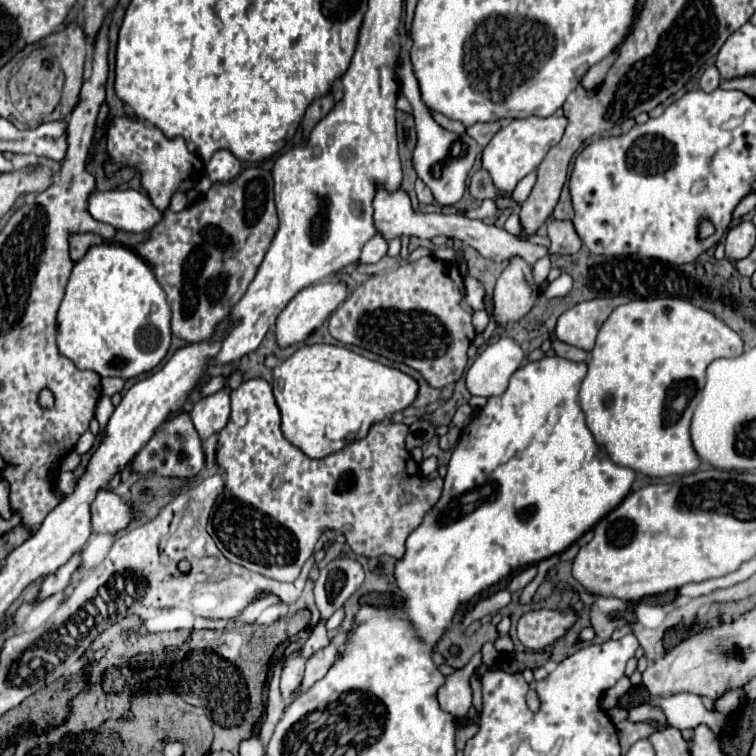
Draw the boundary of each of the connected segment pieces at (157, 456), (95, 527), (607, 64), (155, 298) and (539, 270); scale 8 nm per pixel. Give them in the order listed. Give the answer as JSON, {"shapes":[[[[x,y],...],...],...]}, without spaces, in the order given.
{"shapes":[[[[180,413],[174,419],[166,421],[154,437],[144,445],[144,449],[136,455],[132,463],[132,471],[138,471],[142,475],[146,473],[158,473],[162,477],[192,477],[204,467],[204,451],[202,441],[192,425],[192,419],[188,413]]],[[[102,487],[96,493],[96,499],[90,505],[92,531],[96,533],[118,533],[134,519],[132,509],[108,487]]],[[[614,51],[612,55],[608,55],[606,59],[602,59],[600,63],[596,63],[594,67],[590,67],[590,71],[584,75],[584,79],[582,79],[582,87],[588,91],[588,89],[594,89],[594,87],[598,87],[602,81],[604,81],[604,77],[606,77],[606,73],[608,73],[608,69],[612,67],[612,63],[616,61],[616,57],[618,57],[618,53]]],[[[118,243],[92,245],[86,255],[74,263],[66,295],[58,309],[58,349],[74,361],[78,369],[96,371],[100,377],[132,379],[152,371],[170,347],[170,307],[166,293],[156,281],[150,265],[130,247]]],[[[543,257],[539,259],[533,266],[532,272],[534,275],[534,280],[538,285],[541,285],[547,280],[549,272],[551,270],[551,261],[549,257]]]]}

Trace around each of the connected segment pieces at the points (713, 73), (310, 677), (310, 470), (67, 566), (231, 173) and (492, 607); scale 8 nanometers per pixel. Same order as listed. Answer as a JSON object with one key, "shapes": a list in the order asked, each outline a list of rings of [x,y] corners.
{"shapes":[[[[710,65],[704,71],[704,75],[700,77],[700,89],[706,91],[706,93],[710,93],[710,91],[714,91],[718,87],[718,83],[720,83],[720,73],[718,73],[718,69],[714,65]]],[[[328,645],[328,647],[324,647],[324,655],[322,657],[308,659],[304,679],[302,679],[302,683],[300,683],[300,687],[296,689],[294,695],[300,695],[302,691],[308,691],[320,677],[324,677],[324,673],[328,671],[328,665],[332,665],[332,661],[336,659],[336,653],[340,653],[340,651],[334,645]]],[[[264,379],[244,381],[232,391],[232,415],[218,435],[216,459],[226,473],[226,485],[214,503],[206,527],[208,535],[220,543],[216,547],[228,561],[288,583],[300,575],[304,561],[312,557],[314,545],[324,531],[344,533],[356,555],[390,555],[400,559],[408,533],[420,525],[424,513],[432,509],[442,493],[440,477],[432,481],[424,479],[420,465],[404,445],[406,433],[408,425],[382,421],[370,427],[368,437],[348,443],[344,449],[322,459],[310,459],[282,435],[280,411],[272,397],[272,387]]],[[[74,553],[58,571],[50,573],[50,575],[42,581],[40,591],[38,591],[36,597],[34,597],[34,603],[42,601],[42,599],[46,599],[46,597],[50,597],[50,595],[56,595],[56,593],[64,591],[66,585],[68,585],[68,581],[70,581],[70,577],[72,577],[72,573],[78,569],[78,565],[80,565],[80,553]]],[[[224,149],[216,151],[212,155],[212,159],[204,167],[204,171],[206,171],[206,175],[208,175],[208,179],[212,183],[214,181],[232,181],[240,173],[240,169],[242,169],[240,161],[232,153],[228,153]]],[[[500,589],[498,593],[494,593],[494,595],[490,595],[490,597],[482,599],[482,601],[480,601],[480,603],[478,603],[478,605],[464,617],[462,627],[468,627],[472,621],[482,619],[484,615],[498,613],[502,607],[506,607],[506,605],[510,603],[510,599],[512,599],[512,593],[510,593],[508,589]]]]}

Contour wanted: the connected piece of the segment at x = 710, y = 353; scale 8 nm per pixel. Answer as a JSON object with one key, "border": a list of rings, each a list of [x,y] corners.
{"border":[[[656,297],[656,299],[640,299],[640,301],[630,301],[626,305],[620,305],[612,311],[612,315],[608,317],[608,321],[600,327],[600,333],[598,333],[598,339],[596,339],[596,347],[592,349],[590,353],[590,361],[588,361],[588,375],[582,383],[582,389],[580,389],[580,403],[582,403],[582,409],[586,413],[586,423],[588,423],[588,429],[592,431],[594,439],[598,445],[602,445],[610,459],[616,463],[616,465],[622,465],[622,467],[630,467],[634,471],[640,471],[648,477],[666,477],[666,475],[688,475],[692,471],[696,471],[700,467],[700,457],[696,455],[694,447],[692,447],[692,441],[690,441],[690,419],[692,419],[692,413],[700,401],[700,393],[702,393],[702,387],[704,387],[704,373],[706,373],[706,367],[714,361],[714,359],[720,359],[720,357],[738,357],[740,353],[744,351],[744,343],[740,339],[740,335],[732,329],[728,329],[728,325],[724,325],[724,321],[720,321],[718,317],[714,317],[712,313],[688,303],[688,301],[682,301],[682,299],[662,299],[662,297]]]}

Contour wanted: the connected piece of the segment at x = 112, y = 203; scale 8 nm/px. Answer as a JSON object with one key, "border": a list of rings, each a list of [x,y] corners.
{"border":[[[134,189],[92,191],[88,195],[88,213],[96,221],[128,233],[146,233],[162,217],[158,209],[152,209],[148,197]]]}

